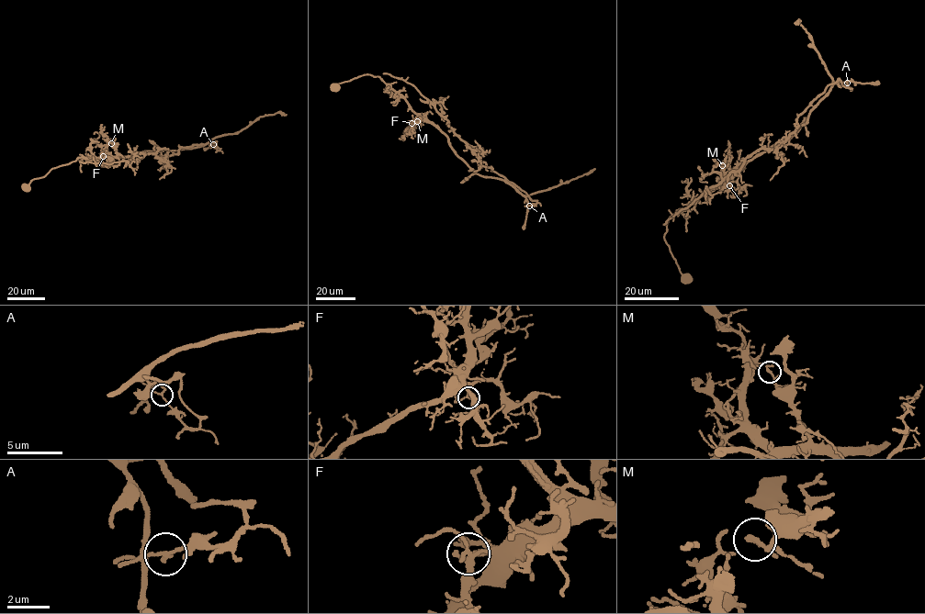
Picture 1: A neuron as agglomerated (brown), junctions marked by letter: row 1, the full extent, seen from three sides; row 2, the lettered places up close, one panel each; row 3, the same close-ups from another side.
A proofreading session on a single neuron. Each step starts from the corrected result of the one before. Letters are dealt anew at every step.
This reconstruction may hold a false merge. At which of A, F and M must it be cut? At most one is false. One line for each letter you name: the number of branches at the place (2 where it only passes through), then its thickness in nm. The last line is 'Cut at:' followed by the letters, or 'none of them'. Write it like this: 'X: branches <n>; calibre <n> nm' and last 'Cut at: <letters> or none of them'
A: branches 3; calibre 140 nm
Cut at: A

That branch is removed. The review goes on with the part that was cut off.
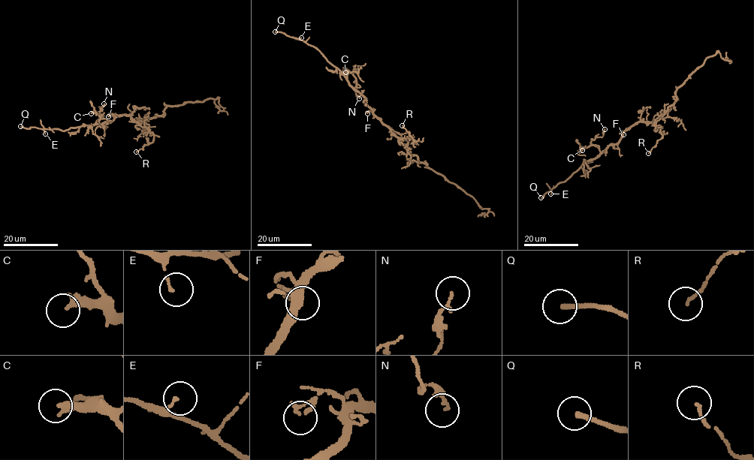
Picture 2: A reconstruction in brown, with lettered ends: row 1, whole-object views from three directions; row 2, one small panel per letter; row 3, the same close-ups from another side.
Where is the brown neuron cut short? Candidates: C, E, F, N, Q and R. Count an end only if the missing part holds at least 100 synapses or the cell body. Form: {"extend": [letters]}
{"extend": ["Q"]}

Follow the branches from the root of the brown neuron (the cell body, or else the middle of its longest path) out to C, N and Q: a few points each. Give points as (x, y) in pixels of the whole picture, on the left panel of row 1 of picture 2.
C: (130, 117), (117, 114), (107, 123), (98, 124), (96, 122), (101, 114), (91, 113)
N: (130, 117), (117, 114), (107, 123), (96, 122), (102, 110), (99, 109), (104, 103)
Q: (130, 117), (117, 114), (107, 123), (106, 121), (91, 125), (84, 124), (63, 130), (20, 126)

